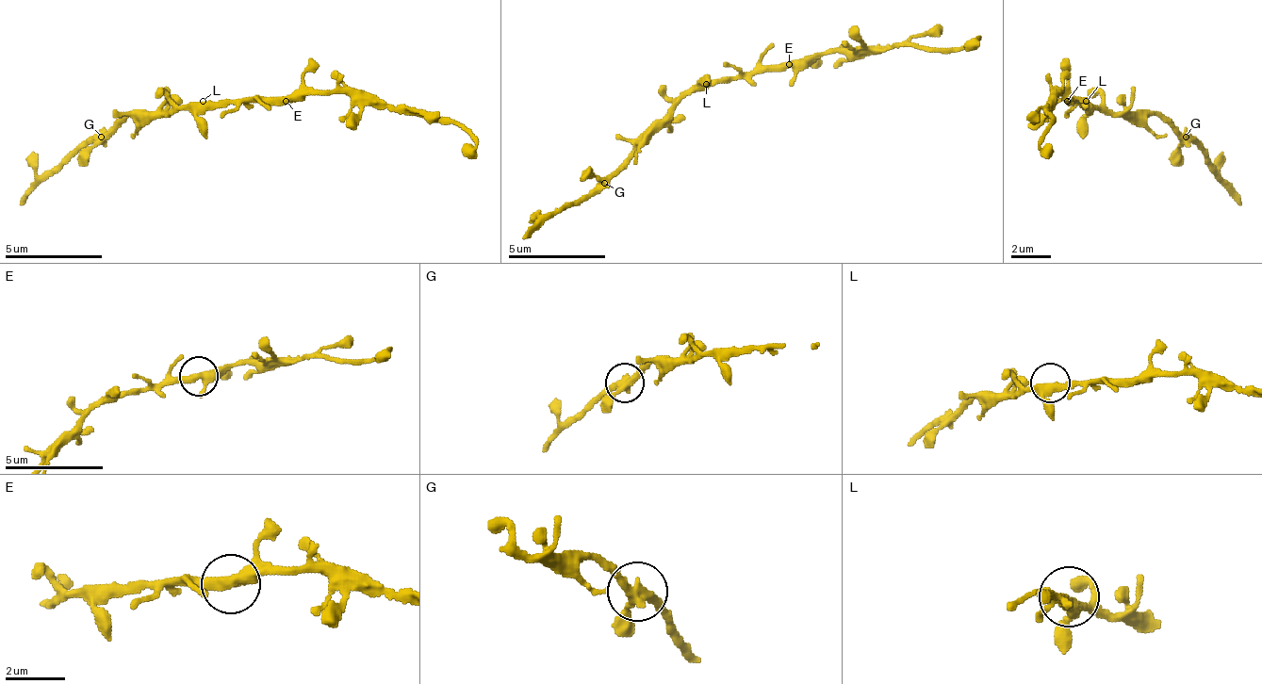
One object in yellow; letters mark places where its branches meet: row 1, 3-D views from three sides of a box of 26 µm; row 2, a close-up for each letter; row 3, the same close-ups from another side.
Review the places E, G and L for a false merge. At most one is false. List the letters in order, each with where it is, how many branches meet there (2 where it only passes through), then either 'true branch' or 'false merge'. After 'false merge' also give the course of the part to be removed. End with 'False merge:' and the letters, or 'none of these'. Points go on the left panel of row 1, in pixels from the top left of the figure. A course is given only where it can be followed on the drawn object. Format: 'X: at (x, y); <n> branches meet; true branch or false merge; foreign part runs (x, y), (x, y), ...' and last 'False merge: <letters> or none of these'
E: at (286, 101); 3 branches meet; true branch
G: at (101, 137); 3 branches meet; true branch
L: at (203, 101); 3 branches meet; true branch
False merge: none of these

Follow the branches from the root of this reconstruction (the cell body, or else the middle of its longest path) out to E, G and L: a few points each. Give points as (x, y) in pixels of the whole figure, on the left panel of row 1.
E: (232, 105), (252, 105), (256, 101), (286, 101)
G: (232, 105), (178, 105), (173, 110), (124, 110), (100, 135)
L: (232, 105), (207, 105), (203, 101)

